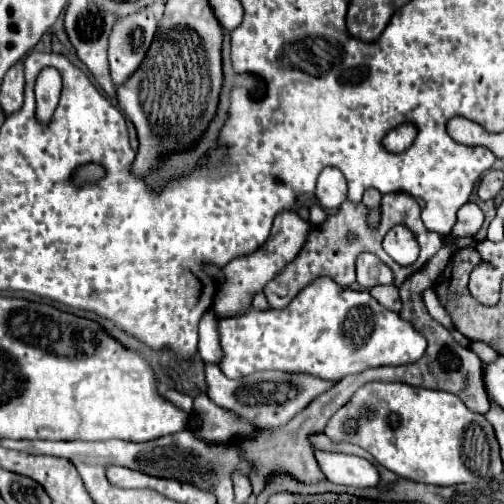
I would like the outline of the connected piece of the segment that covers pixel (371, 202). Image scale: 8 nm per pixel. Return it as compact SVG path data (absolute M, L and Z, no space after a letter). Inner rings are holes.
M367 189L365 191L363 205L369 211L369 219L367 219L369 227L377 227L377 223L379 223L379 217L381 217L381 213L379 213L379 201L381 201L381 193L377 189Z

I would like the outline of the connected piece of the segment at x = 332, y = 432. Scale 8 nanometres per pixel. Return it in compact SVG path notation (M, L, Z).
M381 381L365 383L365 385L361 385L361 387L353 393L353 397L345 403L345 407L337 413L337 417L331 417L329 425L325 427L325 435L327 435L331 441L335 441L335 443L345 441L345 443L359 445L361 449L369 451L379 465L383 465L383 467L387 467L389 471L393 471L393 473L397 473L397 475L401 475L401 477L405 477L405 479L411 479L411 481L433 483L433 485L457 485L457 483L475 483L475 481L479 481L481 477L485 477L485 475L489 473L489 467L491 467L491 477L493 477L493 475L499 475L499 473L503 471L501 457L499 457L499 443L497 443L497 439L495 439L495 431L493 431L491 423L489 423L483 415L469 411L459 397L455 397L453 393L447 393L447 391L433 391L433 389L423 389L423 387L411 387L411 385L407 385L407 383L381 383Z

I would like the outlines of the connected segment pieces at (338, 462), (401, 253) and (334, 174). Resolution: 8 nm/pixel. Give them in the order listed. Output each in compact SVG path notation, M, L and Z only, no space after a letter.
M315 449L315 457L319 461L321 471L331 483L347 485L347 487L375 487L381 481L377 467L357 455L347 453L327 453Z
M397 225L385 235L383 249L393 257L395 263L403 267L415 263L419 257L419 243L415 241L413 233L405 229L405 225Z
M325 167L317 179L315 197L323 209L337 209L347 199L347 181L335 167Z

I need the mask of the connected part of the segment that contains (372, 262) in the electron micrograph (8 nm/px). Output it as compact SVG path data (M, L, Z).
M361 253L357 257L357 283L363 289L371 289L375 285L393 285L393 273L373 253Z

